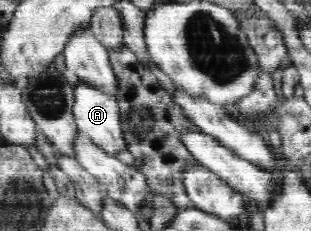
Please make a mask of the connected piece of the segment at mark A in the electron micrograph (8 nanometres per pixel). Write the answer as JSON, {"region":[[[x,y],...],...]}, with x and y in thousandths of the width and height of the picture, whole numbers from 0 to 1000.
{"region":[[[254,351],[232,489],[254,571],[350,671],[405,645],[386,468],[367,416]]]}

